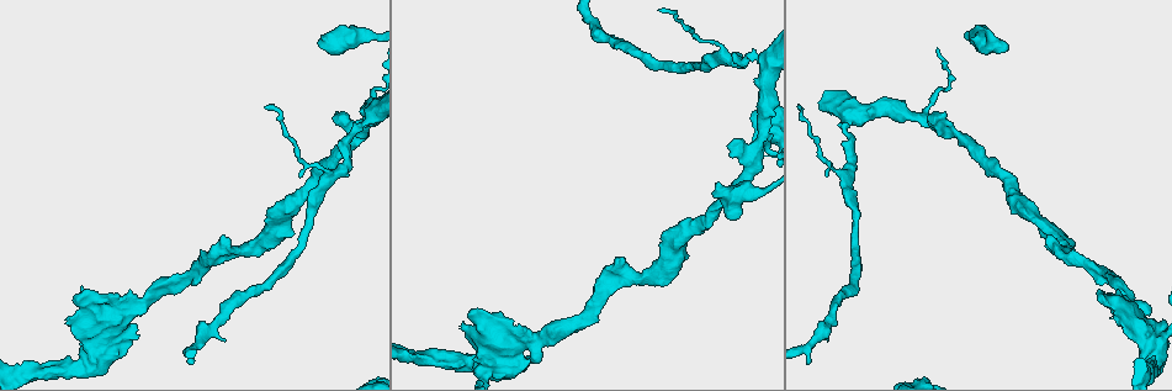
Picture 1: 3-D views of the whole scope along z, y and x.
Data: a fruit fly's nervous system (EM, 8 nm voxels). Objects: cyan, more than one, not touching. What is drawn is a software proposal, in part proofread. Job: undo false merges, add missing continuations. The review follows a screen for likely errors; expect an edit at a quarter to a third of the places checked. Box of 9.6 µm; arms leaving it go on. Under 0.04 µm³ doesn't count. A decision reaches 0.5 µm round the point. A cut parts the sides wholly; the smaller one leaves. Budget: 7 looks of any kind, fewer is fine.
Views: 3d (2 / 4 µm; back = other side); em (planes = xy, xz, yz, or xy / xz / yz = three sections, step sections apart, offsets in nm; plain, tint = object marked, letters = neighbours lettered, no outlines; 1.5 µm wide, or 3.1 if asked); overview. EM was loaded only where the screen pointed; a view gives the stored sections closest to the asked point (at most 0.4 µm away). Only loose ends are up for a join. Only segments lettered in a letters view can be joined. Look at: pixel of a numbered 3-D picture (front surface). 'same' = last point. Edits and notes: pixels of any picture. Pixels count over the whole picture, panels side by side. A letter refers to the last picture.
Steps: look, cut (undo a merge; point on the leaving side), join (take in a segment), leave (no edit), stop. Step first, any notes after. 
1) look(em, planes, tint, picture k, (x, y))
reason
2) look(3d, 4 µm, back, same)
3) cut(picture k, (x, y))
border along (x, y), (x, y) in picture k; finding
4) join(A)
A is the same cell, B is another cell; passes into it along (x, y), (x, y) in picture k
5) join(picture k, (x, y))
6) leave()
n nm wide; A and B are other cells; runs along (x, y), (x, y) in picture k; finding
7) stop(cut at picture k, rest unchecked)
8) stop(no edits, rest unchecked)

look(3d, 4 µm, picture 1, (135, 338))
an open end

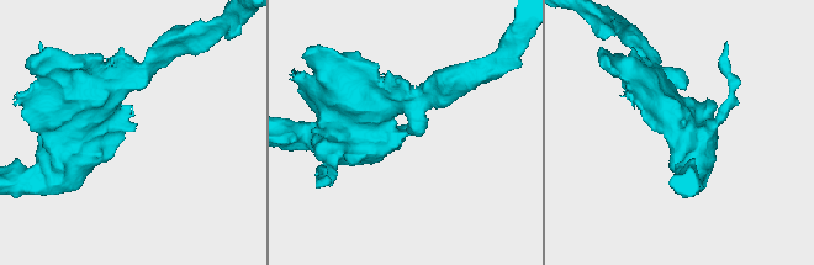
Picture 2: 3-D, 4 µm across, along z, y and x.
look(em, xy, step 4, tint, picture 2, (131, 124))

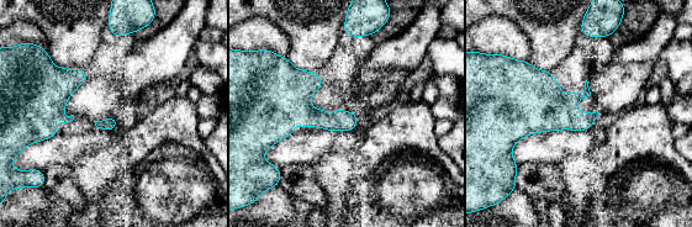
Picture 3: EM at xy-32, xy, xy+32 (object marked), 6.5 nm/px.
look(em, xy, step 4, letters, same)
what lies round it

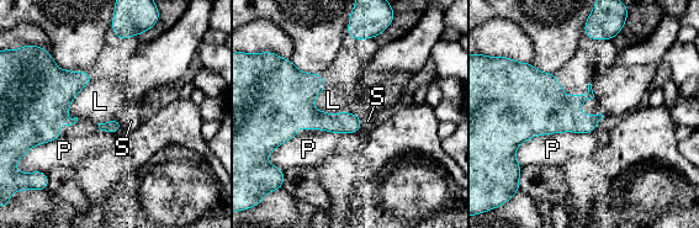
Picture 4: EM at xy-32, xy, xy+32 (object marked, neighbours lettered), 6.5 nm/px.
leave()
P touches over 260 nm; L, P and S are other cells; no lettered segment goes on from it

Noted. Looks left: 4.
look(3d, 4 µm, picture 1, (1073, 257))
branch point

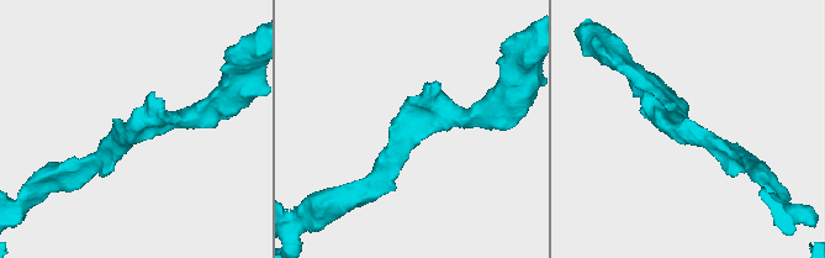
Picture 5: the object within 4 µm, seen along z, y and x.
look(em, planes, letters, picture 5, (682, 133))
need the tissue

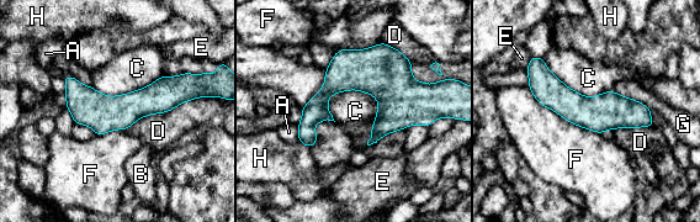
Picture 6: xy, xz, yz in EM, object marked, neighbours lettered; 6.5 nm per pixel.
leave()
A, B, C, D, E, F, G and H are other cells; runs along (533, 65), (578, 110), (650, 123) in picture 6; one neuron here

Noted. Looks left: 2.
look(em, planes, letters, picture 1, (713, 194))
thick end

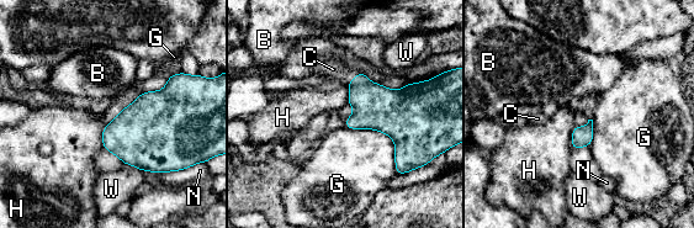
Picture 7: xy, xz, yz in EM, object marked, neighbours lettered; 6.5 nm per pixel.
join(C)
C is the same cell, B, G, H, N and W are other cells; passes into it along (376, 107), (353, 79), (333, 69) in picture 7; the neuron continues

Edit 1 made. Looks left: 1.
stop(join at picture 7, rest unchecked)

